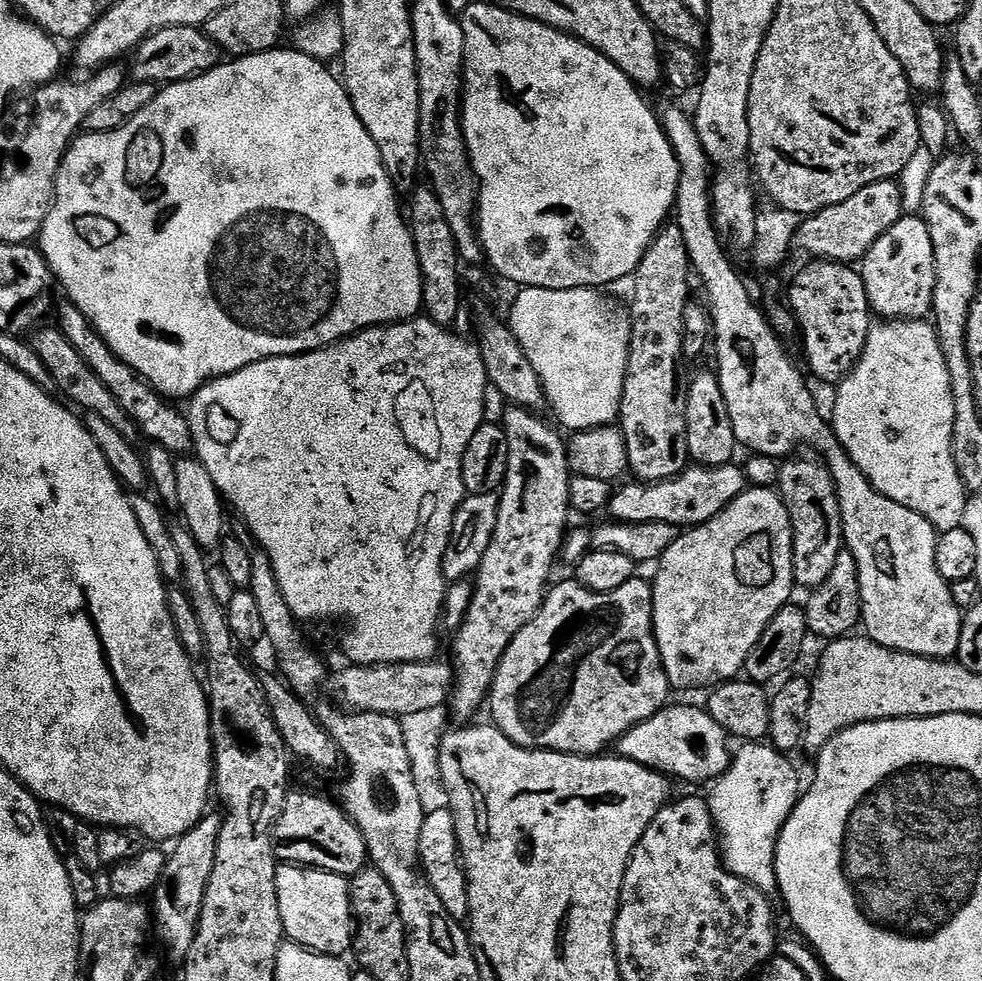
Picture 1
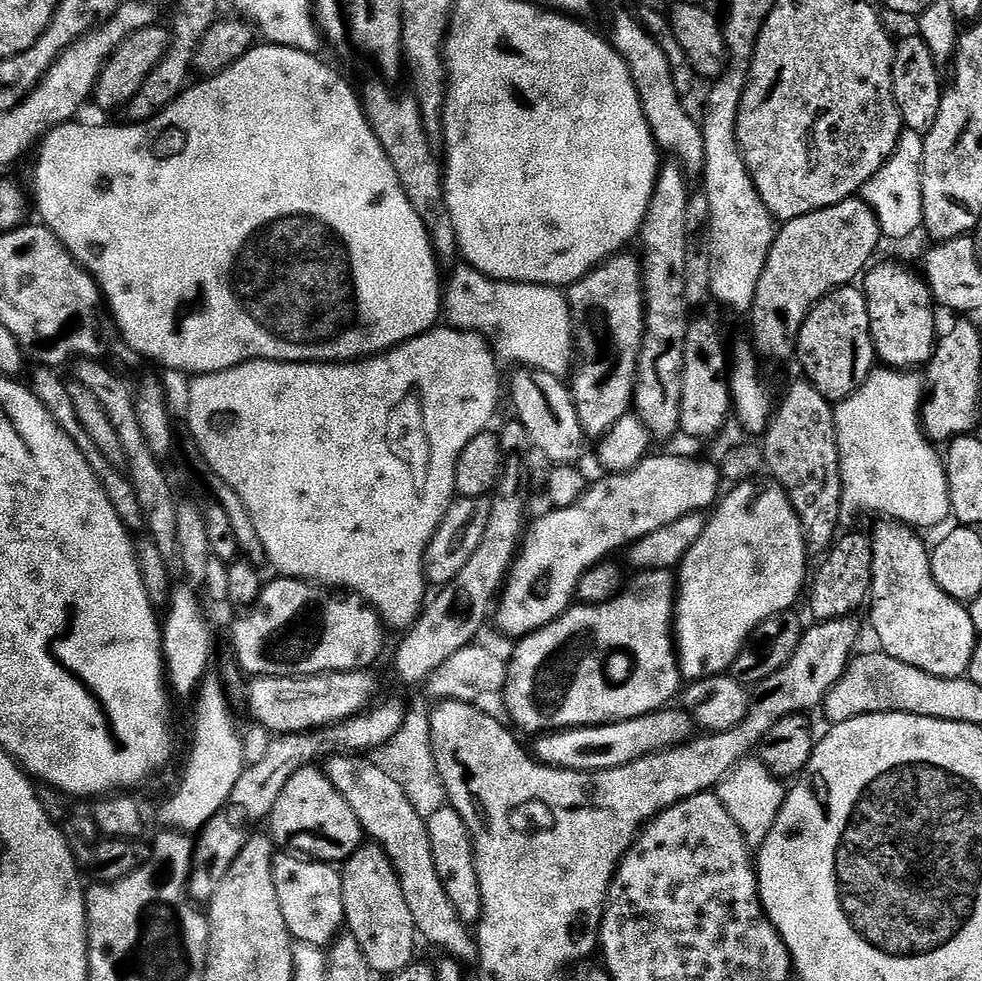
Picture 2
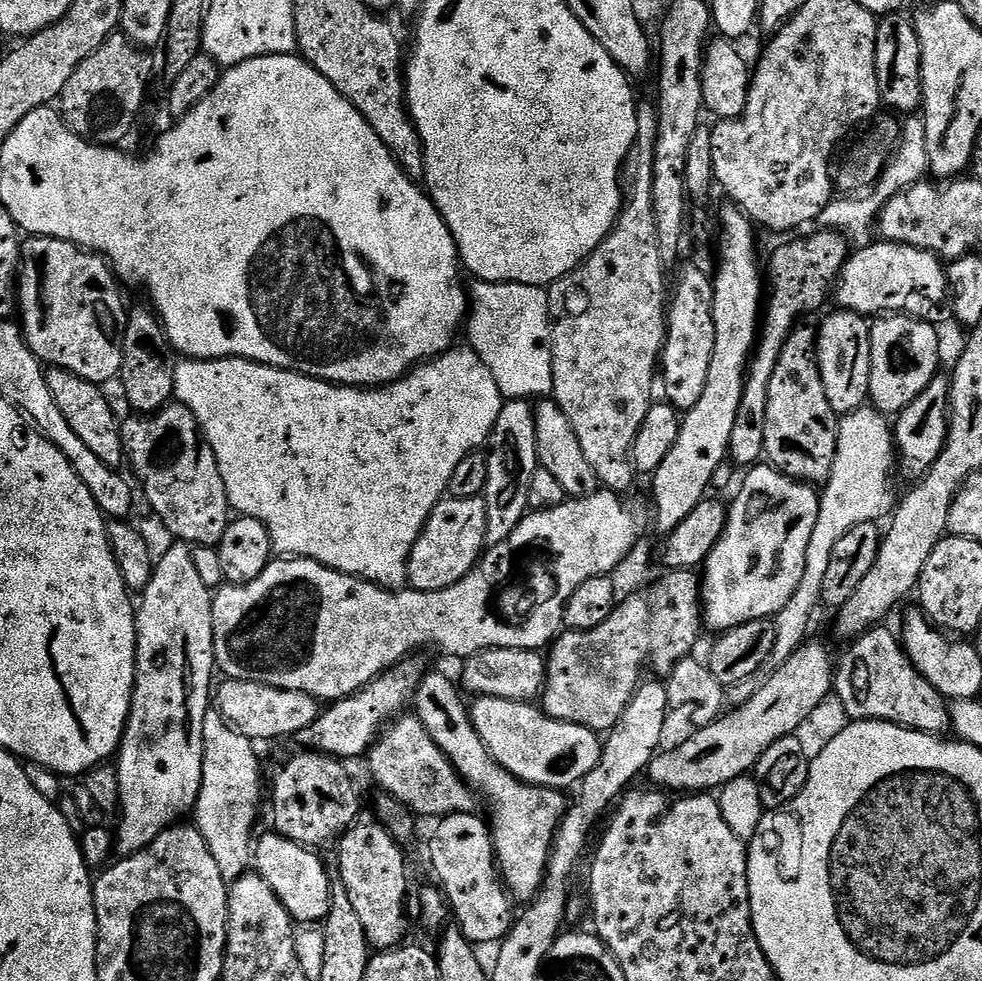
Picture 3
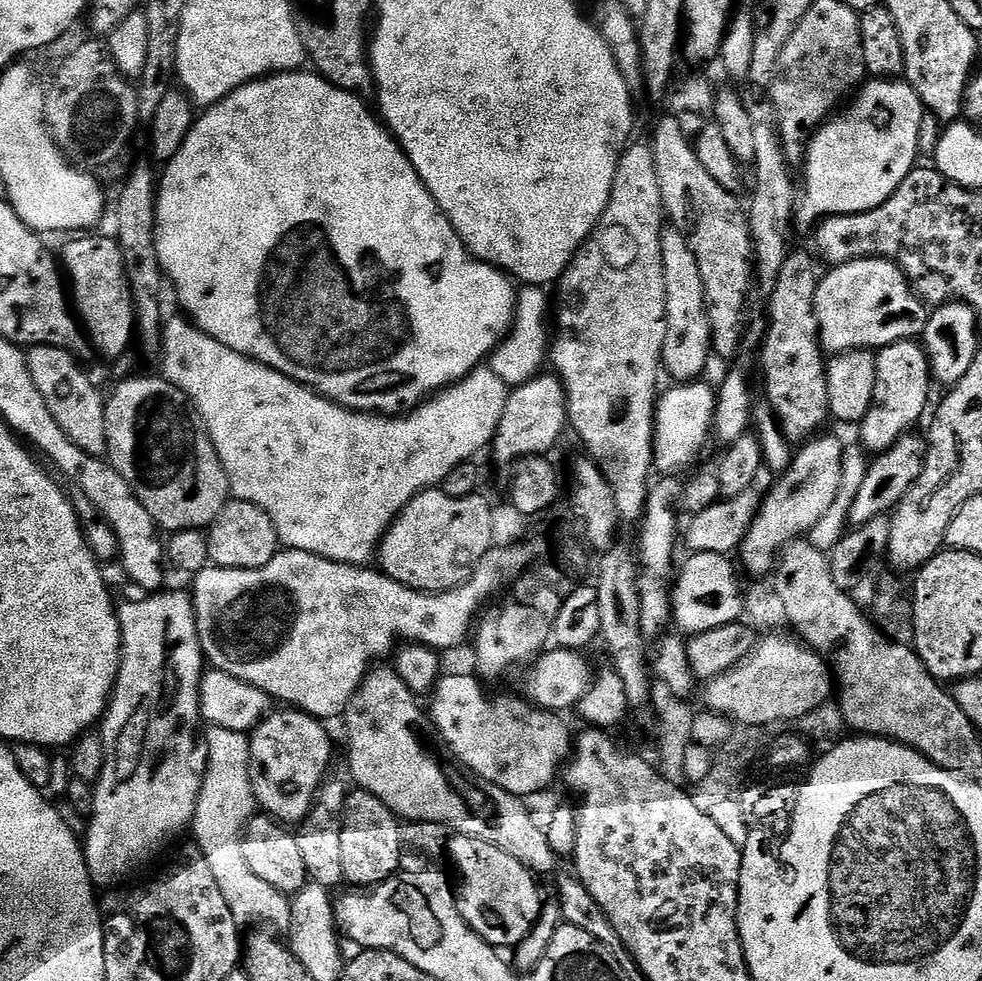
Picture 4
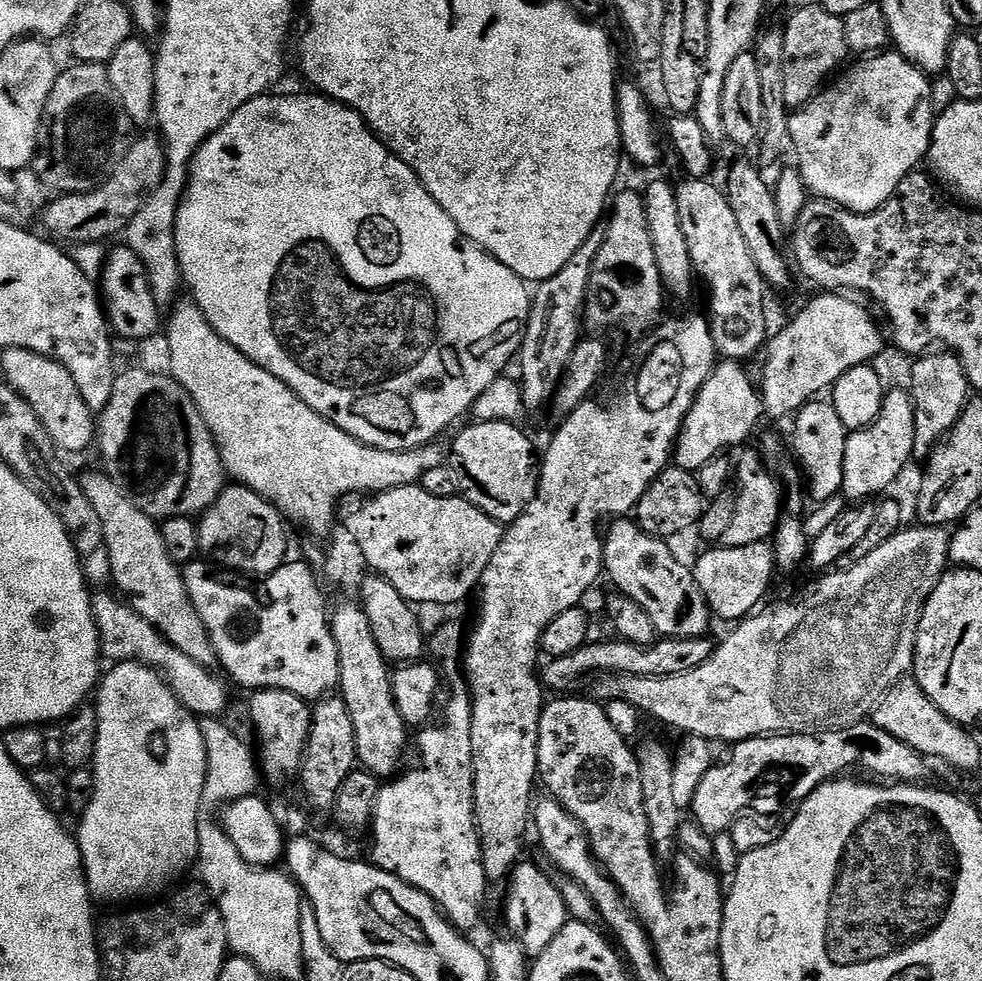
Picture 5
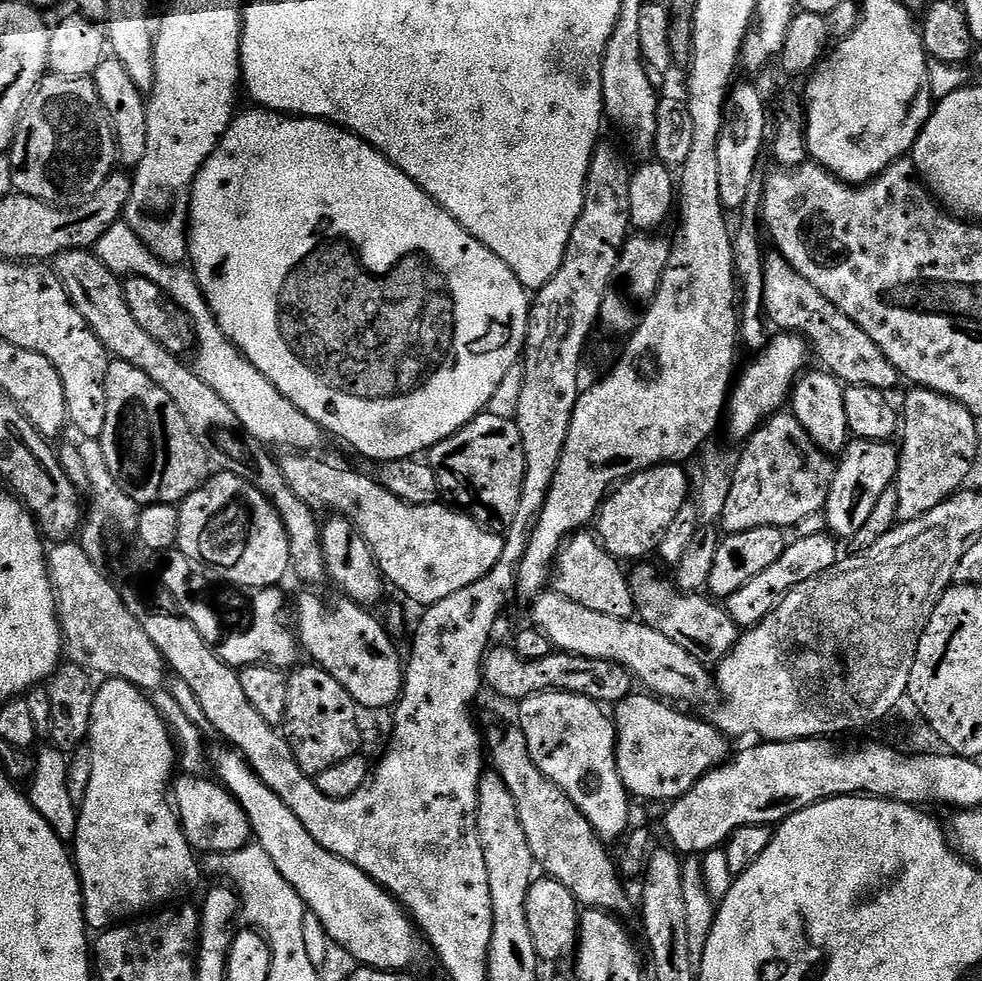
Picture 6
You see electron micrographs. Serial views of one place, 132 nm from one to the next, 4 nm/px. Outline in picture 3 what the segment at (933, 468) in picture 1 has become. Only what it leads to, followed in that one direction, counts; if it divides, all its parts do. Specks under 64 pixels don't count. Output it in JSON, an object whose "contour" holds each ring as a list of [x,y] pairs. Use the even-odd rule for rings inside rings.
{"contour":[[[865,406],[859,408],[857,412],[849,412],[847,415],[840,420],[840,429],[838,430],[838,446],[836,447],[836,457],[834,458],[834,466],[832,467],[832,473],[828,479],[827,484],[823,485],[822,495],[820,497],[820,509],[818,510],[818,522],[814,522],[814,534],[810,534],[810,546],[806,550],[806,570],[802,570],[802,582],[798,582],[798,590],[794,590],[794,598],[790,598],[790,602],[786,602],[786,606],[782,606],[782,610],[776,617],[774,617],[774,623],[776,625],[776,637],[774,638],[774,650],[770,654],[770,658],[766,658],[766,662],[758,670],[754,670],[754,674],[750,674],[750,678],[742,678],[742,682],[731,685],[727,689],[726,696],[729,701],[732,702],[743,702],[751,698],[758,690],[762,690],[762,686],[768,681],[771,676],[774,675],[777,670],[788,661],[791,656],[803,646],[806,641],[809,639],[808,636],[808,627],[812,624],[812,615],[816,612],[816,607],[821,607],[822,601],[820,595],[822,594],[822,582],[826,578],[826,570],[830,567],[830,554],[834,550],[834,546],[838,546],[838,541],[843,538],[844,535],[850,534],[850,530],[854,530],[854,526],[862,526],[863,524],[874,524],[884,519],[895,509],[898,503],[898,492],[892,489],[892,472],[894,476],[894,469],[898,464],[898,453],[896,451],[896,445],[894,443],[894,432],[890,427],[890,420],[885,413],[876,411],[875,408],[871,406]]]}

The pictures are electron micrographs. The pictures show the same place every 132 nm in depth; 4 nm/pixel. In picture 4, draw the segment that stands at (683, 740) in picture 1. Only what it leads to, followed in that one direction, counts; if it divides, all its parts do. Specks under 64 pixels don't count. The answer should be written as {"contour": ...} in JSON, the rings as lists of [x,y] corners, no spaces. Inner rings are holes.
{"contour":[[[460,672],[454,673],[453,676],[441,675],[430,693],[430,724],[432,720],[433,726],[440,731],[445,744],[443,747],[448,747],[453,752],[449,753],[456,763],[467,768],[472,775],[481,776],[486,782],[521,798],[529,798],[528,796],[534,795],[535,792],[550,787],[555,780],[557,783],[574,747],[573,733],[568,733],[567,726],[560,721],[563,719],[547,710],[534,710],[533,705],[523,699],[507,700],[506,697],[500,696],[495,700],[494,697],[488,696],[487,690],[483,688],[485,685],[475,675],[472,676],[463,676]]]}

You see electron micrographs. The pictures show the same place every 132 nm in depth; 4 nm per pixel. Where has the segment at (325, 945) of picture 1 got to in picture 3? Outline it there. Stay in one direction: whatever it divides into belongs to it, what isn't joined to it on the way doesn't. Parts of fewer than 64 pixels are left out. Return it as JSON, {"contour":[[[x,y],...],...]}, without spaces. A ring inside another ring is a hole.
{"contour":[[[279,834],[264,836],[254,844],[254,868],[261,878],[278,894],[282,906],[300,926],[316,926],[330,910],[332,880],[313,849]]]}

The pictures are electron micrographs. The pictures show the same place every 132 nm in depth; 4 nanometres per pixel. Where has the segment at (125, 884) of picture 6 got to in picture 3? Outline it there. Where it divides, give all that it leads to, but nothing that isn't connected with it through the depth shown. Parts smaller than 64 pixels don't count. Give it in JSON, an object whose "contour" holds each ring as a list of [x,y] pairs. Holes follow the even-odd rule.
{"contour":[[[172,542],[172,545],[165,550],[164,553],[159,553],[158,559],[155,561],[152,577],[150,578],[150,586],[146,586],[146,590],[142,593],[138,600],[138,607],[136,610],[136,681],[134,682],[134,690],[132,691],[132,705],[130,706],[130,714],[128,715],[128,724],[124,728],[124,737],[120,739],[120,751],[115,757],[114,763],[118,770],[118,786],[120,787],[120,807],[118,809],[118,817],[120,816],[120,834],[118,830],[118,852],[121,857],[131,856],[133,852],[142,850],[150,842],[154,842],[154,838],[158,838],[158,834],[162,834],[162,830],[172,827],[181,818],[193,811],[196,806],[196,799],[200,793],[202,786],[202,722],[206,718],[206,714],[210,710],[210,701],[214,696],[214,683],[212,684],[212,672],[217,671],[216,655],[214,654],[214,622],[212,621],[212,598],[214,595],[213,589],[208,588],[202,583],[202,577],[198,575],[198,569],[194,566],[194,558],[192,557],[193,549],[183,542]]]}

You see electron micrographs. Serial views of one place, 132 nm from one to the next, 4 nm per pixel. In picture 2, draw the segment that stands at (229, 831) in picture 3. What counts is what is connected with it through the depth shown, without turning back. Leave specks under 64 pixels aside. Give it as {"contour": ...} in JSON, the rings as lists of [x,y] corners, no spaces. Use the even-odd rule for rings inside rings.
{"contour":[[[219,671],[204,673],[199,688],[194,693],[196,713],[192,716],[192,749],[188,752],[188,765],[184,768],[184,777],[176,788],[176,793],[160,808],[160,820],[165,829],[189,834],[199,834],[226,806],[238,778],[244,772],[244,744],[236,724],[232,721],[232,710],[228,706],[225,685]]]}

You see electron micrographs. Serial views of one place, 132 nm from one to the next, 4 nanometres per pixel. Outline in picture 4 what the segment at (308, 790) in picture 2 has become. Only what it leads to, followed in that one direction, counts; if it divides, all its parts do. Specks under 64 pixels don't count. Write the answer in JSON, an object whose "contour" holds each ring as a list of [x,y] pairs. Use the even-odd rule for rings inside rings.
{"contour":[[[273,710],[252,729],[250,746],[250,782],[257,805],[284,826],[299,825],[312,809],[316,792],[329,775],[332,764],[332,740],[323,723],[299,710]]]}

